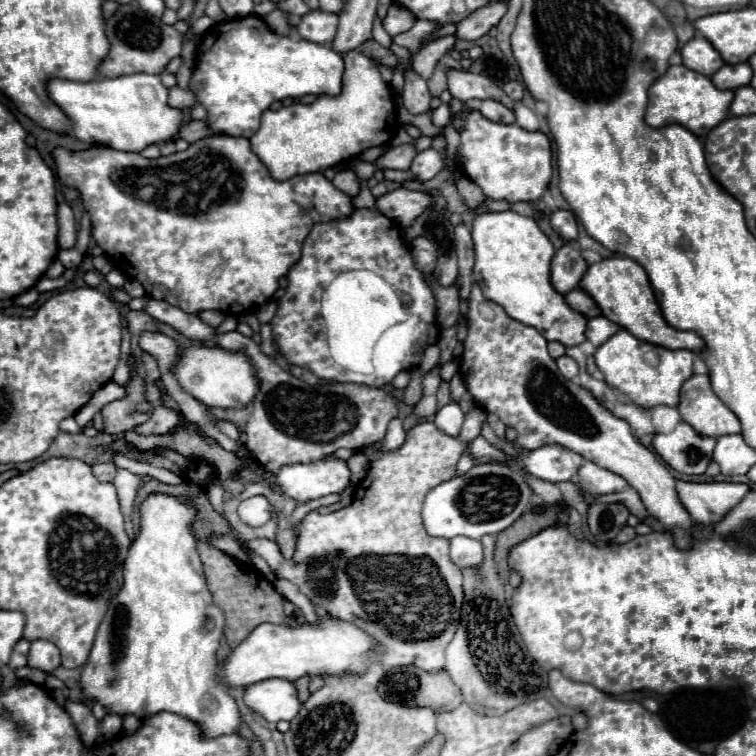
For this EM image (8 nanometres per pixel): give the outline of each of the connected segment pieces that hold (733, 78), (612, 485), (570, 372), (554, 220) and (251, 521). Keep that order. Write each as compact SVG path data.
M743 62L743 64L725 64L719 72L713 74L713 84L717 88L723 88L723 90L737 90L741 86L747 86L753 78L753 68Z
M585 462L579 472L579 486L585 494L589 496L601 496L601 494L611 494L611 492L621 492L623 488L627 488L627 480L593 464L593 462Z
M561 356L561 358L557 358L557 366L559 366L559 372L561 372L567 380L575 380L577 374L579 374L579 366L577 366L577 362L575 362L571 356Z
M557 210L557 212L553 212L549 222L551 222L553 230L559 232L559 236L565 238L565 240L575 240L579 236L577 220L575 220L571 210Z
M253 496L239 504L239 516L249 526L263 526L271 518L271 502L265 496Z

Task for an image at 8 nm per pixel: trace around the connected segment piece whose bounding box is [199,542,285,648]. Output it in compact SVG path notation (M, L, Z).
M199 542L199 554L207 576L207 586L213 594L213 602L225 614L225 636L231 648L235 648L241 640L245 640L247 634L263 622L269 624L285 622L283 596L259 572L243 572L243 568L239 568L239 564L235 564L235 560L231 560L225 552L211 548L203 542Z

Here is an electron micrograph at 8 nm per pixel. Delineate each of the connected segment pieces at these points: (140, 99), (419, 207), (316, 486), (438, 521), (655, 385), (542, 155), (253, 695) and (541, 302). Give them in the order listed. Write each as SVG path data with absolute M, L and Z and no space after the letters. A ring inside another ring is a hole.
M131 74L131 76L119 76L119 78L99 78L95 82L71 82L53 78L47 84L51 100L71 118L75 138L85 144L103 144L111 146L115 150L127 150L127 152L143 152L147 146L161 146L165 142L175 142L179 136L179 130L185 126L185 116L181 108L169 106L169 88L163 86L159 76L151 74Z
M397 188L377 198L377 210L387 218L399 222L403 228L407 228L407 224L413 224L413 220L421 216L433 202L435 196L429 192Z
M329 454L309 464L284 466L275 474L275 479L281 493L304 503L333 492L343 492L349 486L349 476L347 462Z
M479 462L467 474L455 476L435 486L423 502L423 526L429 536L455 538L467 536L479 540L485 534L497 534L509 528L523 512L527 512L533 490L523 474L499 462ZM471 514L471 518L467 516Z
M619 330L595 352L597 368L605 374L605 382L615 386L619 392L627 394L629 400L641 408L653 406L671 406L679 404L679 392L687 378L693 376L693 352L691 350L667 350L643 340L637 340L627 330ZM655 352L659 358L657 366L645 362L645 354Z
M479 110L461 112L463 130L457 146L461 170L491 200L535 202L541 198L553 174L551 140L543 132L529 132L517 124L501 124L487 120Z
M279 678L263 680L245 688L245 704L267 722L293 720L303 706L297 698L295 682Z
M513 210L475 214L471 236L475 244L473 276L489 300L501 304L511 318L537 328L545 340L557 340L563 346L579 346L585 342L587 318L573 310L565 296L551 284L551 258L555 248L533 218Z

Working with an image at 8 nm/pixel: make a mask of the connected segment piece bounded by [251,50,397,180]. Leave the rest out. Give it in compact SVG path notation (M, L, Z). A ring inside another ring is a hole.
M359 50L343 54L349 62L349 84L339 96L319 96L313 104L291 104L277 112L267 110L261 126L251 138L259 158L271 168L275 180L289 180L297 174L323 172L347 158L355 158L371 146L385 144L397 128L397 114L391 88L381 80L375 62Z

